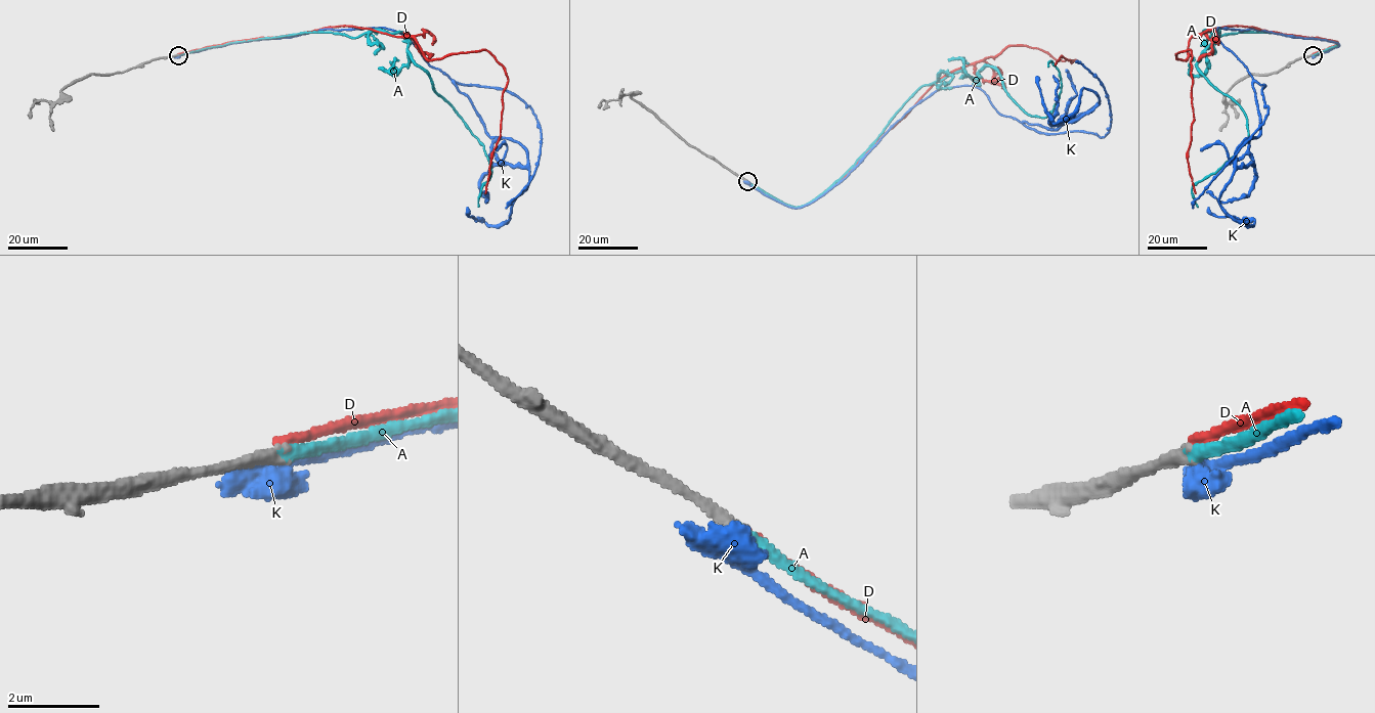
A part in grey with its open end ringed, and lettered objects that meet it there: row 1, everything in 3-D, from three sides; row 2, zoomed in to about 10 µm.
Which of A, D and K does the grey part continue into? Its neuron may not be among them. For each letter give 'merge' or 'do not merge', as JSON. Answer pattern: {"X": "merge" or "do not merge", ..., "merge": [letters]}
{"A": "merge", "D": "do not merge", "K": "do not merge", "merge": ["A"]}

